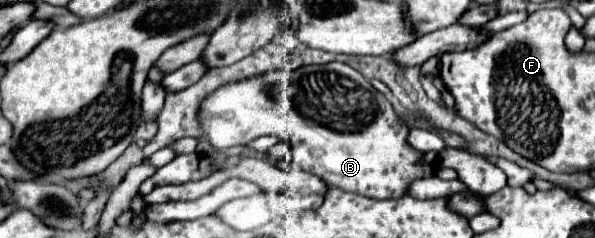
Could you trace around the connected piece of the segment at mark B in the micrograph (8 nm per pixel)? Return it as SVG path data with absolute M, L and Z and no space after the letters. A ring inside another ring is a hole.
M340 61L306 65L290 73L288 85L292 87L292 97L286 95L284 87L280 87L280 81L272 79L272 73L268 77L264 73L258 77L240 79L236 83L226 83L224 87L212 91L212 95L204 97L198 111L198 121L204 135L218 149L246 145L262 135L276 135L278 139L290 143L294 165L300 169L318 175L334 187L374 199L400 199L408 193L408 187L416 179L436 175L434 163L426 163L424 153L408 143L410 127L396 113L392 103L380 91L376 91L370 81L364 79L364 75L354 67Z

